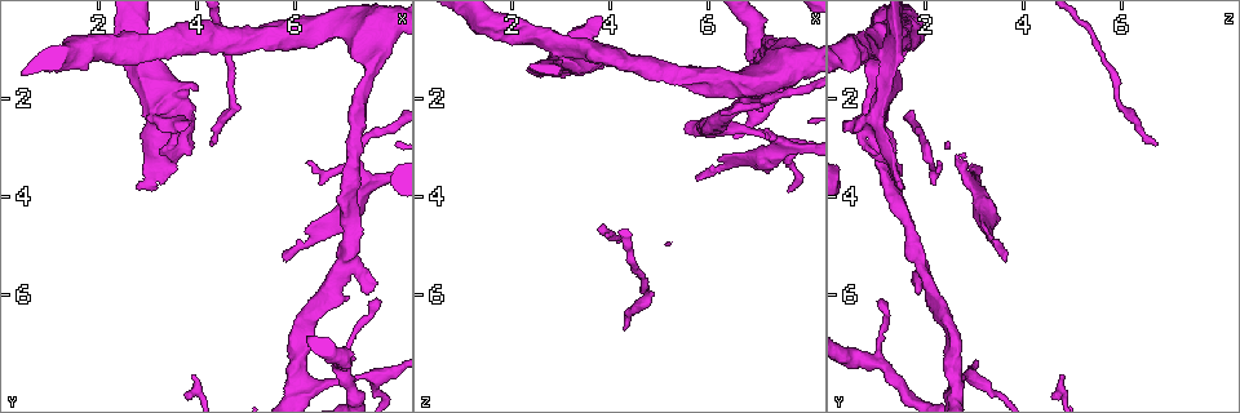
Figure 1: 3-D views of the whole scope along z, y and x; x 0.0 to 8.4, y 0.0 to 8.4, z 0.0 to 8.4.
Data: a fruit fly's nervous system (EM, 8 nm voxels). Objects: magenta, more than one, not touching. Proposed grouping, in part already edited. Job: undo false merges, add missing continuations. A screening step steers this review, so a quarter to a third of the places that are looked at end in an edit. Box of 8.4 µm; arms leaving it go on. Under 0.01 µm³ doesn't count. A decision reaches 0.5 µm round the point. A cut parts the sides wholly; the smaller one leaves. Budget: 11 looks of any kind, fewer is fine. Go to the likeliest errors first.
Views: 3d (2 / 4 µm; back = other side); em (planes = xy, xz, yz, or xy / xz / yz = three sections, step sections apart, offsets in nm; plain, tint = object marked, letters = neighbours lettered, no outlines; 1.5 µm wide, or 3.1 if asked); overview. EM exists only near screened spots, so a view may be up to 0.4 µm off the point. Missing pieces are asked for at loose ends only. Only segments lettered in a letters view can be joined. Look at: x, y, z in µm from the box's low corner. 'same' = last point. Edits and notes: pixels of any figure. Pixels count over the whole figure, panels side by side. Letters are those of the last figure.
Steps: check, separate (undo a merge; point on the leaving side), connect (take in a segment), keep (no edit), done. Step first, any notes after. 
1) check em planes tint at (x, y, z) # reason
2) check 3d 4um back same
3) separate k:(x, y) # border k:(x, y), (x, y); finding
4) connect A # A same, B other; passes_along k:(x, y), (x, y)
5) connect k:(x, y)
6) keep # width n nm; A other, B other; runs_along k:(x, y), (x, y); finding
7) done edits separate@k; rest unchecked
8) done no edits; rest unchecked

check em planes tint at (5.70, 5.25, 3.60) # branch stops here

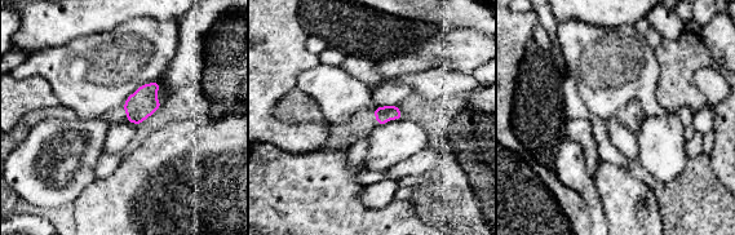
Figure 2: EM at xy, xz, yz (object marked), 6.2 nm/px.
check em planes letters same # what lies round it

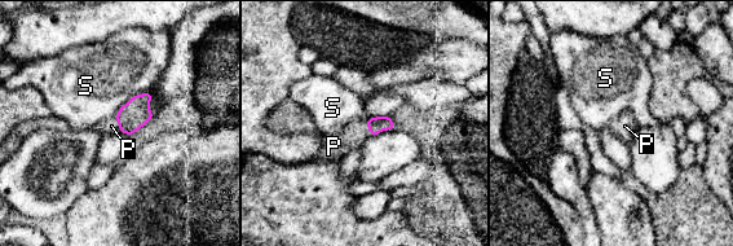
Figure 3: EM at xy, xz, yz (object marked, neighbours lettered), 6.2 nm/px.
connect P # width 100 nm; P same, S other; passes_along 3:(135, 114), (119, 123), (111, 126); the cell continues

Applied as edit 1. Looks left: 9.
check 3d 4um at (2.80, 3.80, 1.45) # branch stops here

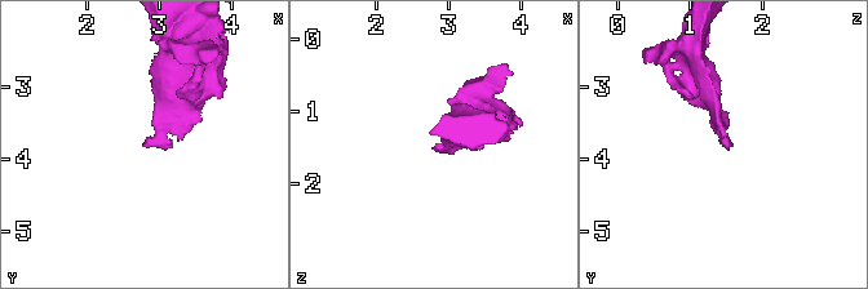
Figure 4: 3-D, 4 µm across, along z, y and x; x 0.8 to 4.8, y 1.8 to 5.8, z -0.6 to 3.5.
check em planes letters at (2.75, 3.80, 1.50)

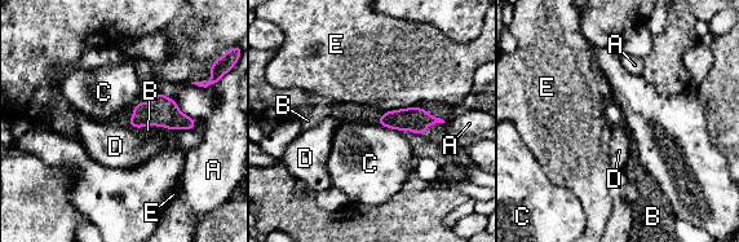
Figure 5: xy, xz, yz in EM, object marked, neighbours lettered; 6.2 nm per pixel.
connect B # width 120 nm; A other, B same, C other, D other, E other; passes_along 5:(163, 111), (150, 124), (147, 130); it goes on there

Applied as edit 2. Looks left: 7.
check em xy step 4 tint at (3.00, 1.05, 1.00) # looks like a crossing

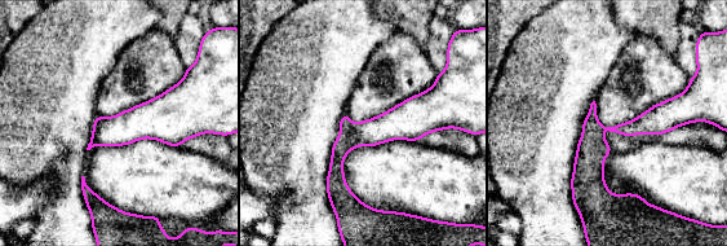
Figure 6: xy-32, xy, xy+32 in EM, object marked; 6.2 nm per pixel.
check em planes letters same # another direction

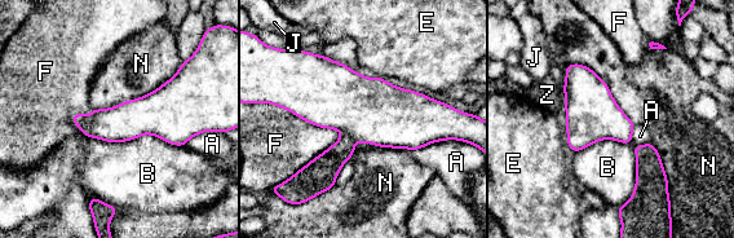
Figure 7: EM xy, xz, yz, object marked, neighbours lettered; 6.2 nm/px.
separate 7:(325, 167) # width 240 nm; A other, B other, E other, F other, J other, N other, Z other; border 7:(343, 132), (354, 141); a second cell is stuck on

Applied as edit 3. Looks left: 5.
check overview # redraw

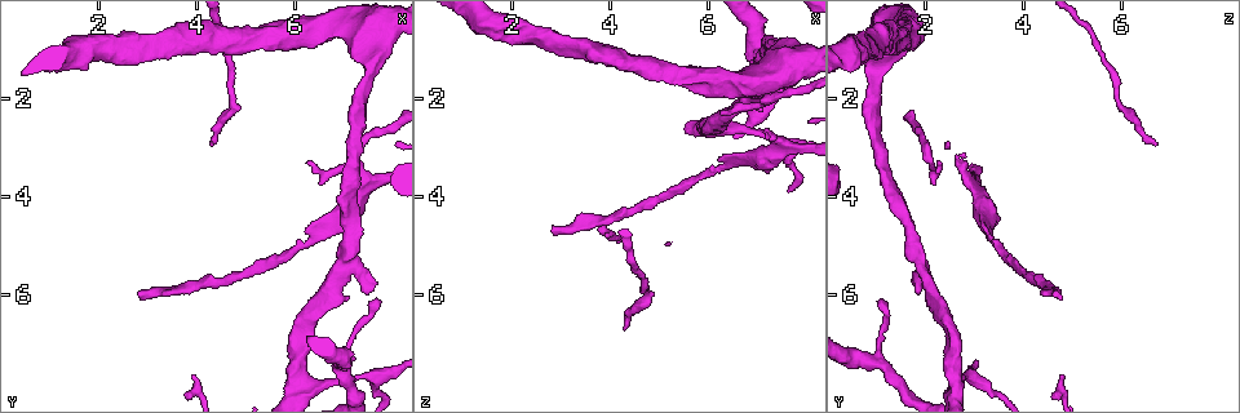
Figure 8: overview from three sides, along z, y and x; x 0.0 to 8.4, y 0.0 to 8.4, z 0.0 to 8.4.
check em planes tint at (2.85, 6.05, 4.60) # an open end

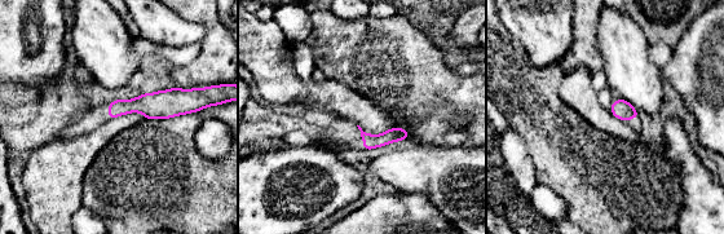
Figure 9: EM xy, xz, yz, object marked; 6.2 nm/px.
check em planes letters same

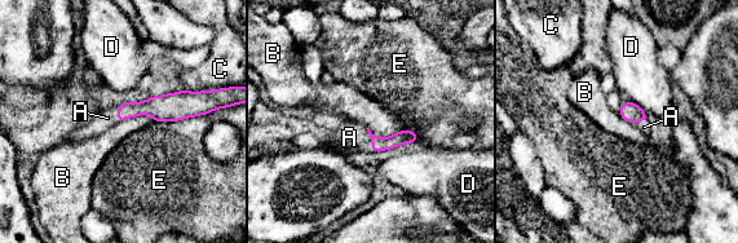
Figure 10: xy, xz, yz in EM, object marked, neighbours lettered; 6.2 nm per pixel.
connect A # width 100 nm; A same, B other, C other, D other, E other; passes_along 10:(379, 144), (370, 138), (349, 137); it goes on there

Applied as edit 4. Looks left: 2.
done edits connect@3, connect@5, separate@7, connect@10; rest unchecked

